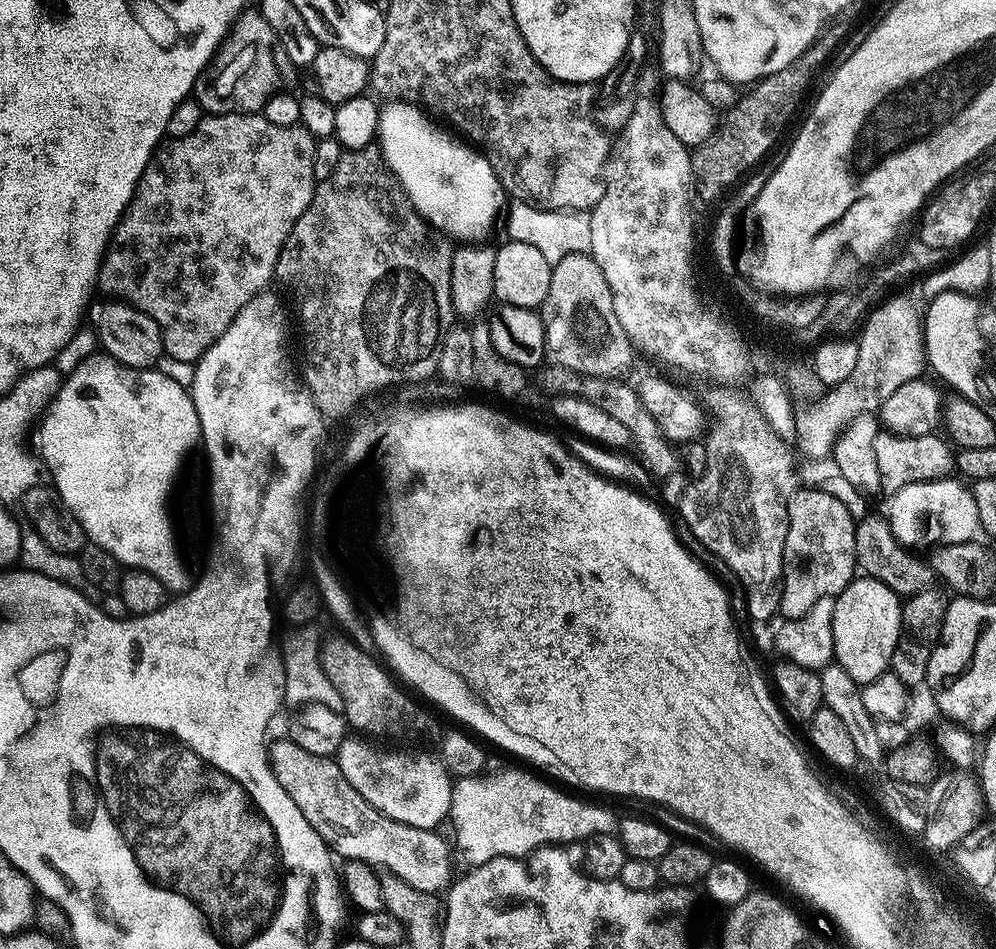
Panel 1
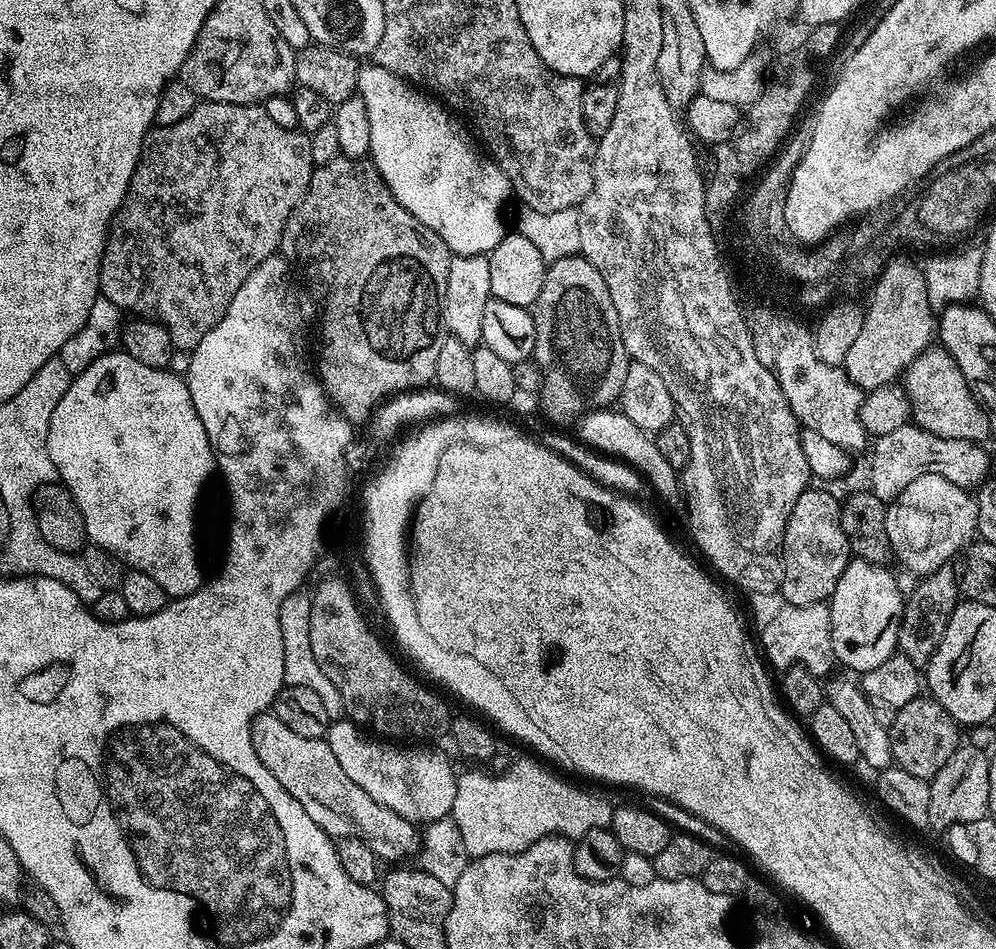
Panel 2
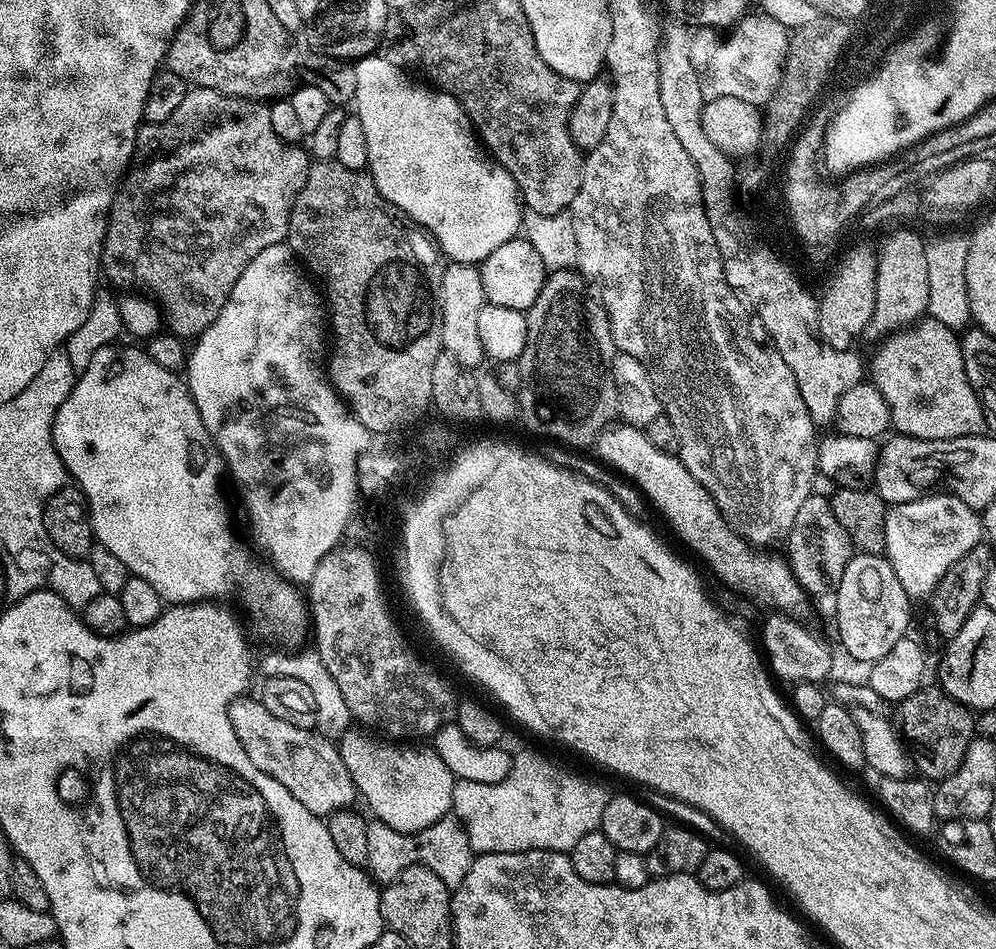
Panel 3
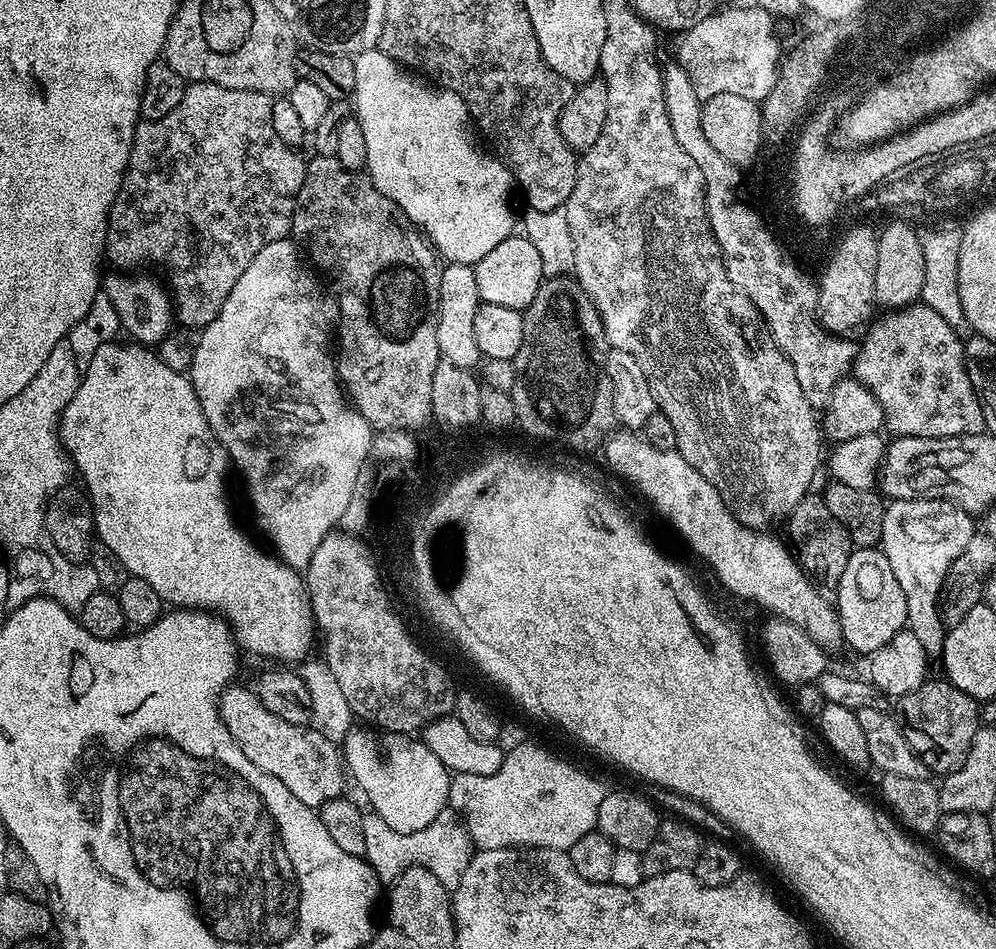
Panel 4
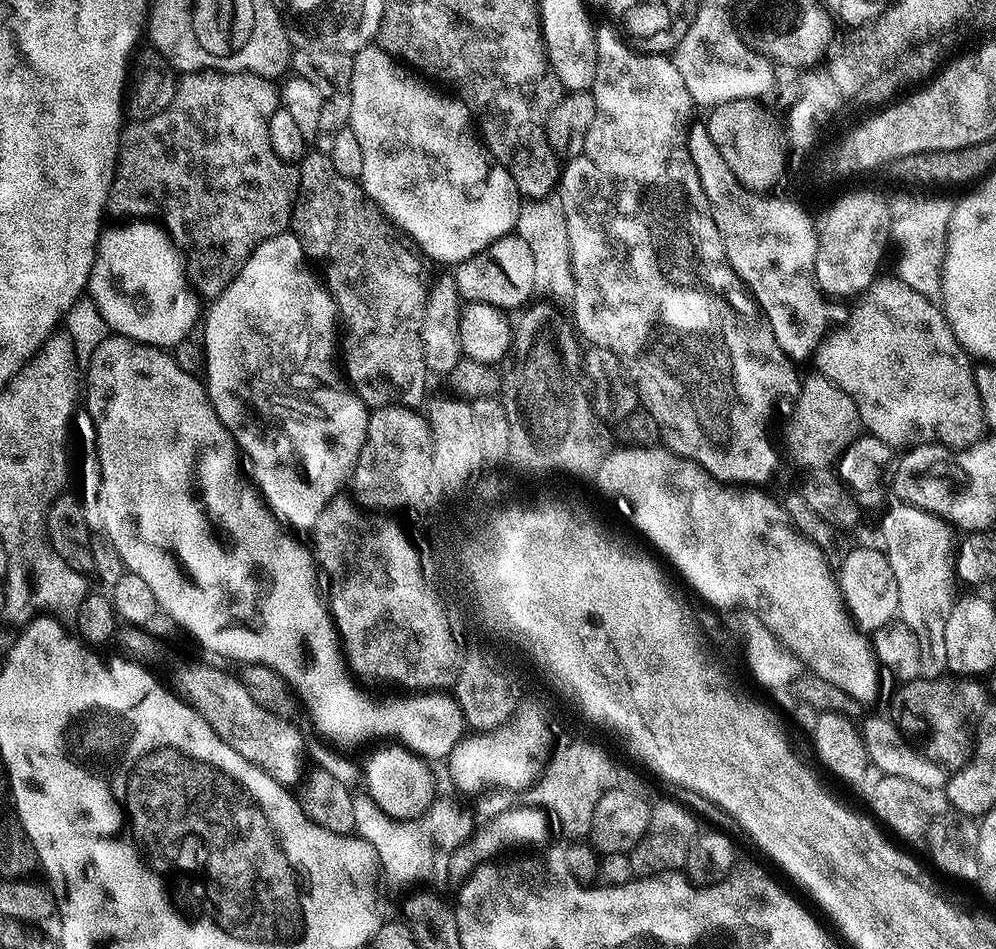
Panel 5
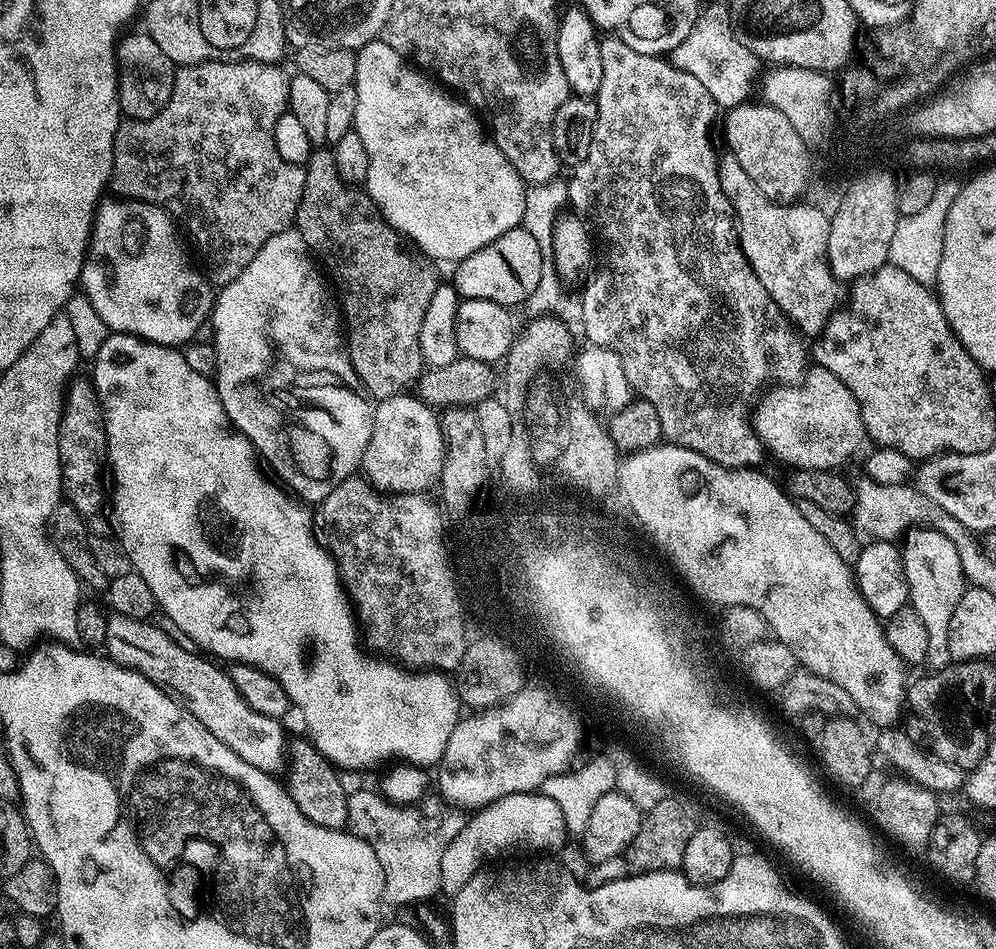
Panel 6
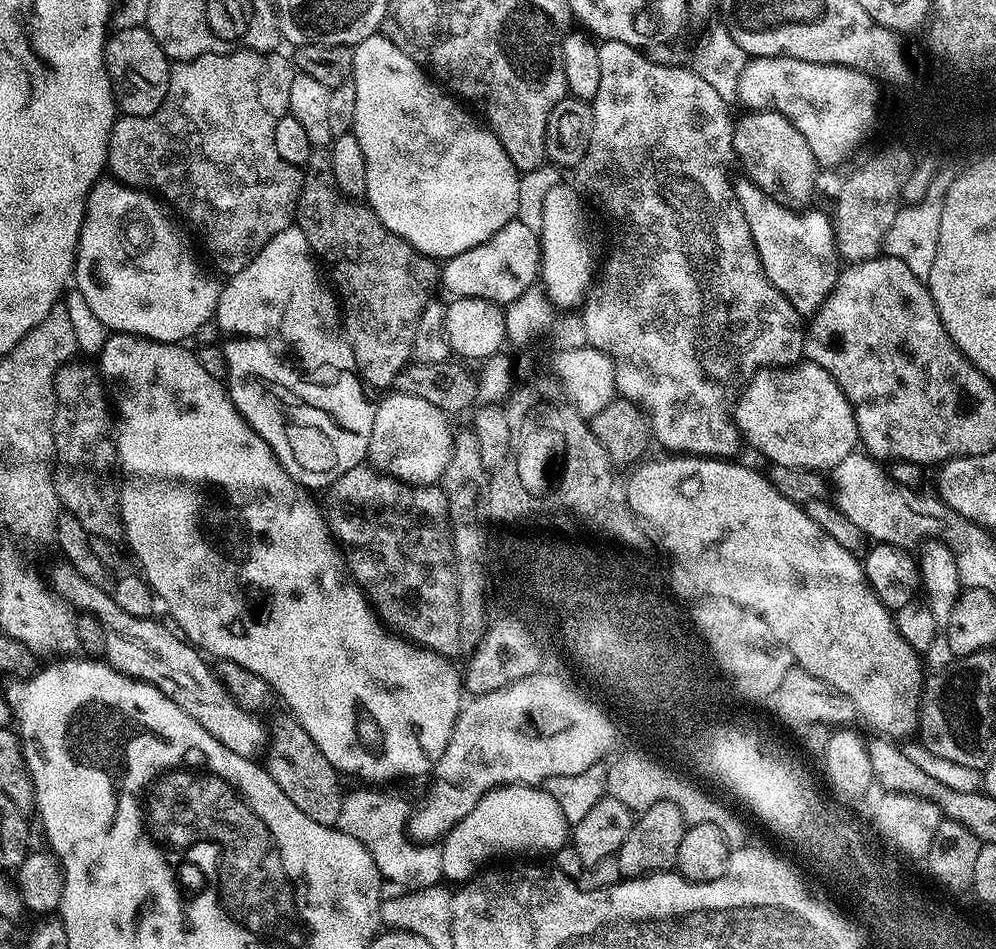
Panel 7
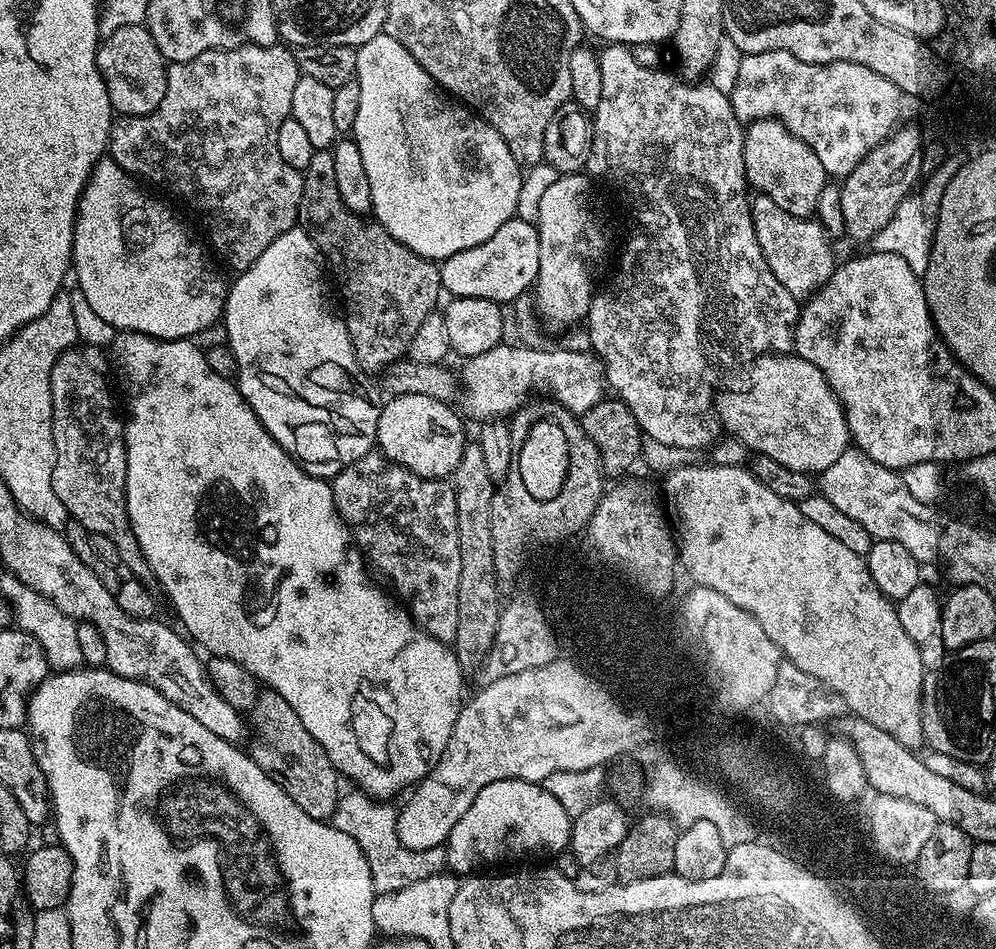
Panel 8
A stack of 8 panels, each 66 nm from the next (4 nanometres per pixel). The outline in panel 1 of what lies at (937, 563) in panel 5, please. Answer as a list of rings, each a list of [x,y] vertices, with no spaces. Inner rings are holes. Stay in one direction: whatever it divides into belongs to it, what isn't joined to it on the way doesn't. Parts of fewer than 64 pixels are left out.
[[[952,479],[910,482],[910,486],[902,486],[902,490],[887,497],[888,505],[882,509],[882,515],[902,547],[909,550],[935,550],[941,545],[966,543],[977,539],[980,523],[974,494],[967,483],[959,484]]]

